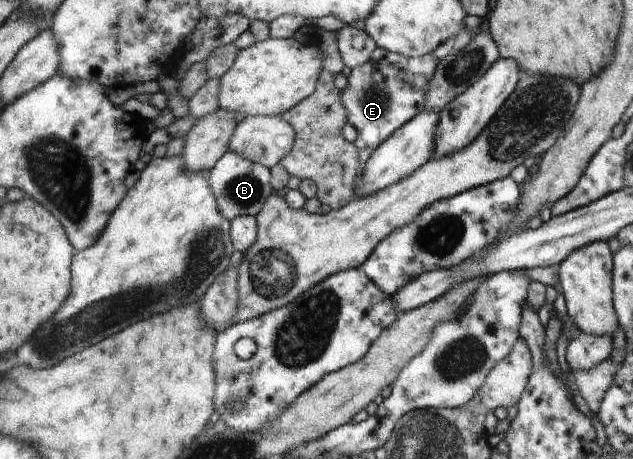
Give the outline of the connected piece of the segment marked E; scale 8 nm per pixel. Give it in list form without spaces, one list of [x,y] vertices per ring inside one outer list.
[[[376,47],[370,58],[354,67],[347,77],[347,86],[342,91],[342,101],[347,110],[347,122],[358,132],[354,146],[359,150],[361,175],[371,154],[404,124],[426,110],[427,86],[435,76],[439,59],[433,53],[421,57],[407,57]]]

